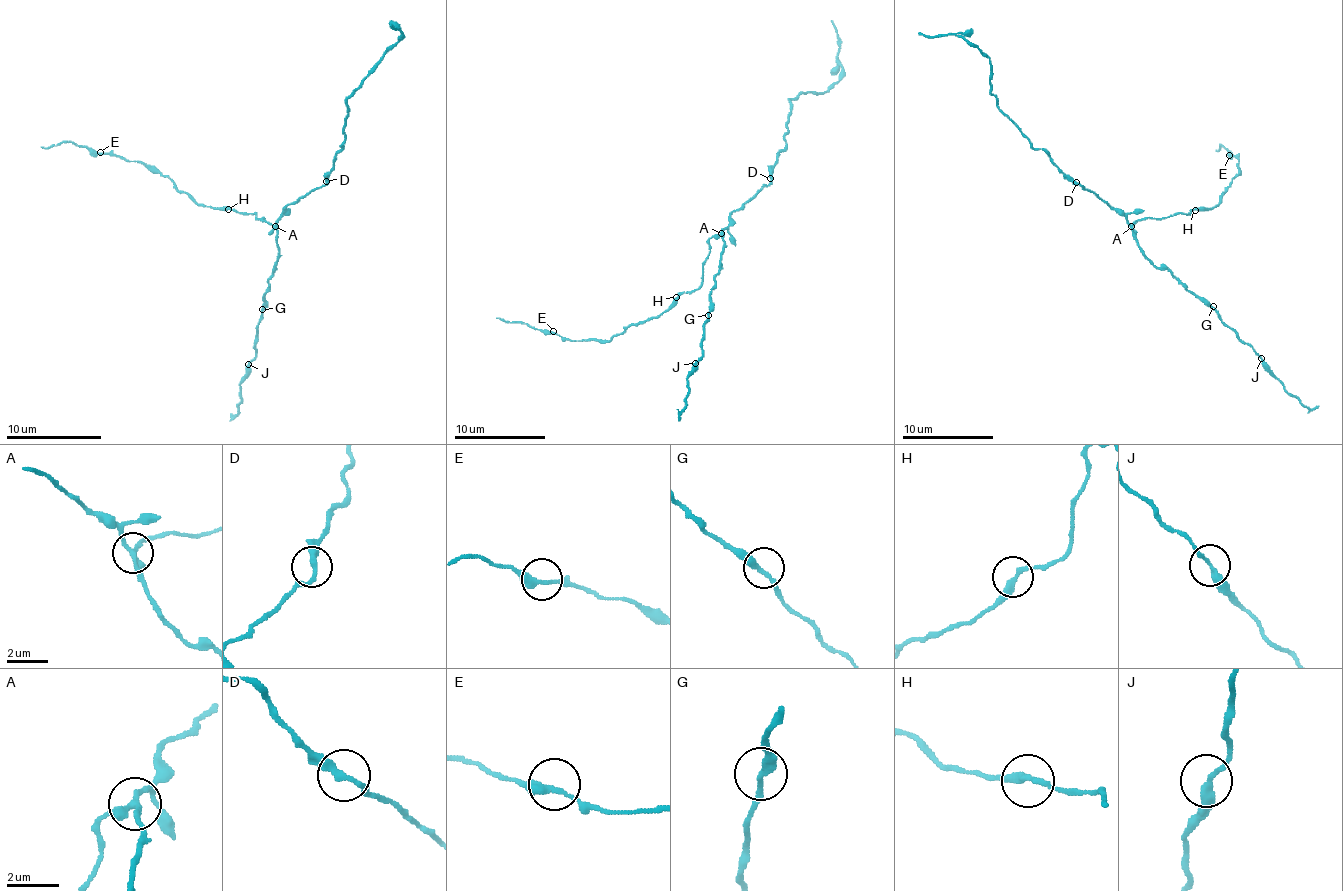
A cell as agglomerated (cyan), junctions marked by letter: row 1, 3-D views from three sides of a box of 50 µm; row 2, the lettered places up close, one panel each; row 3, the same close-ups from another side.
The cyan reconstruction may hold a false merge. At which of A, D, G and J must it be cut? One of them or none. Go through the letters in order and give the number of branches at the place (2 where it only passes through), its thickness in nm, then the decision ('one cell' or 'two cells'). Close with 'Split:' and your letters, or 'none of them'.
A: 3 branches meet; 240 nm thick; two cells
D: 2 branches meet; 260 nm thick; one cell
G: 2 branches meet; 240 nm thick; one cell
J: 2 branches meet; 260 nm thick; one cell
Split: A

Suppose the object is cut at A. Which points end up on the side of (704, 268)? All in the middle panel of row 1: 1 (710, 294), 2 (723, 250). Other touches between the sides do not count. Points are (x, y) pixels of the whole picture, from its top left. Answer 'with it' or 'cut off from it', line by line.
1: cut off from it
2: cut off from it

